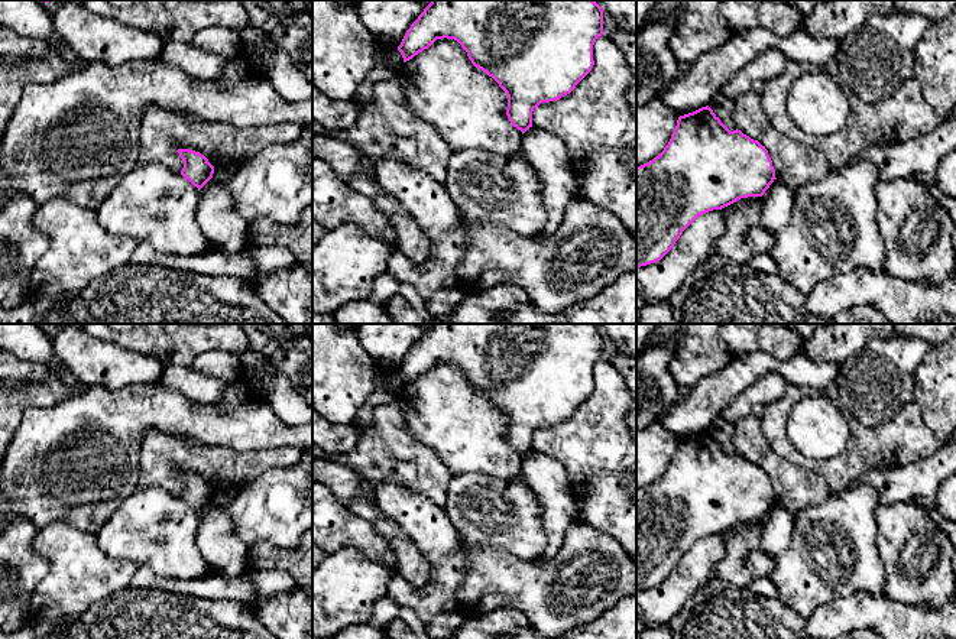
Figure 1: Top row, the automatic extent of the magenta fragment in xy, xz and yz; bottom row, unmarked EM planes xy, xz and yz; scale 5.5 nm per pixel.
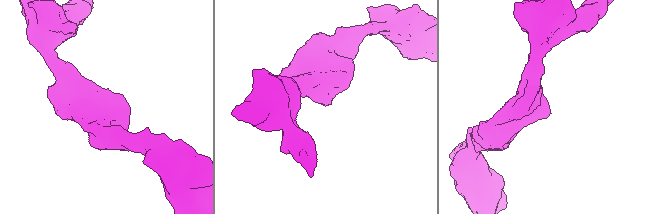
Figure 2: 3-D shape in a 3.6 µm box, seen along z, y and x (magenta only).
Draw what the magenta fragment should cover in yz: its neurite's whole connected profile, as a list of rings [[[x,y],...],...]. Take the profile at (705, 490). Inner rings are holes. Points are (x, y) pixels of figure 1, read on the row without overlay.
[[[709,429],[680,439],[664,474],[636,492],[636,594],[661,584],[699,539],[722,533],[741,522],[762,520],[775,503],[765,470],[738,453],[730,455]]]

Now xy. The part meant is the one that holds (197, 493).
[[[178,473],[176,476],[184,486],[181,499],[201,513],[213,502],[214,490],[200,476],[189,473]]]

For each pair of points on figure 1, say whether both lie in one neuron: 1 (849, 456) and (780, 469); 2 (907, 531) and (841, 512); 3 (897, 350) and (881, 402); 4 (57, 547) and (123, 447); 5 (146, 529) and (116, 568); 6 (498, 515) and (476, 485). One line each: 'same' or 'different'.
1: different
2: different
3: same
4: different
5: different
6: same

